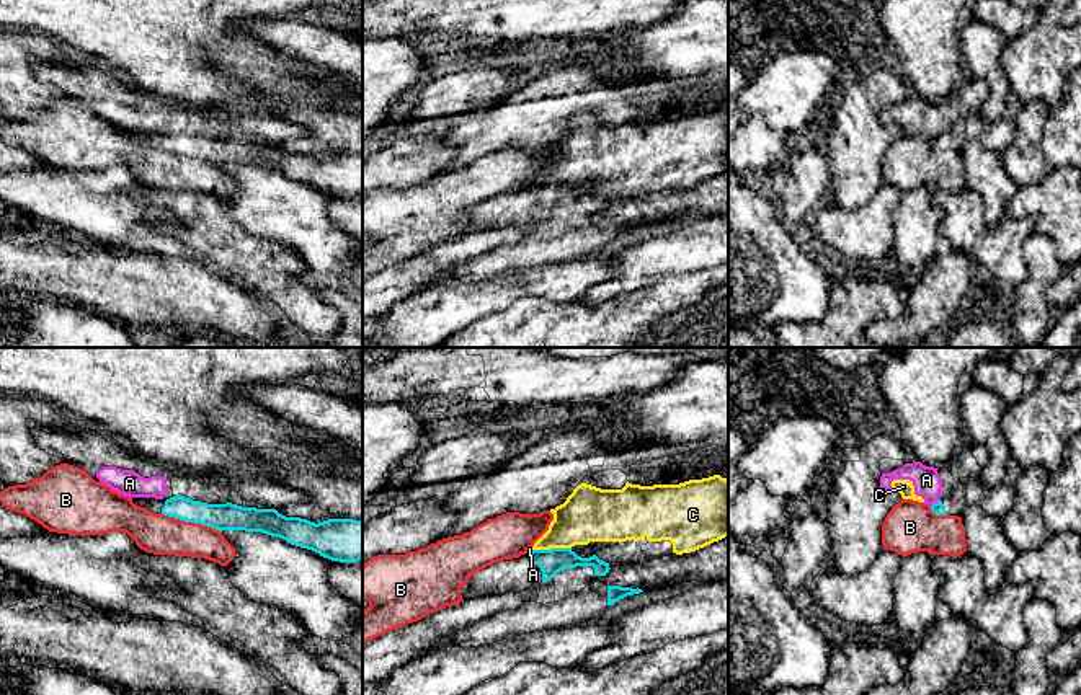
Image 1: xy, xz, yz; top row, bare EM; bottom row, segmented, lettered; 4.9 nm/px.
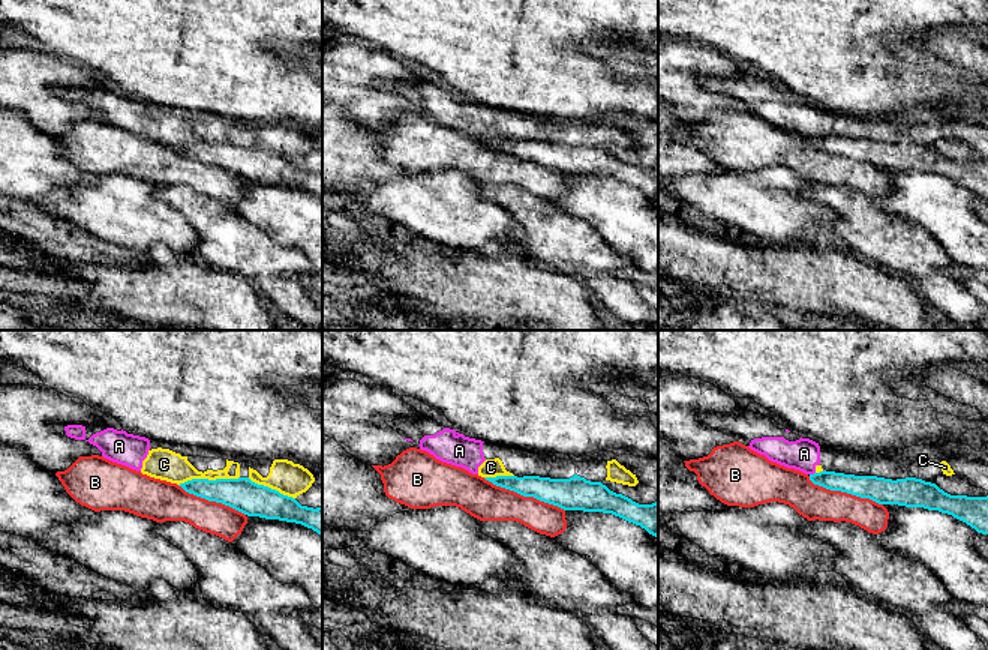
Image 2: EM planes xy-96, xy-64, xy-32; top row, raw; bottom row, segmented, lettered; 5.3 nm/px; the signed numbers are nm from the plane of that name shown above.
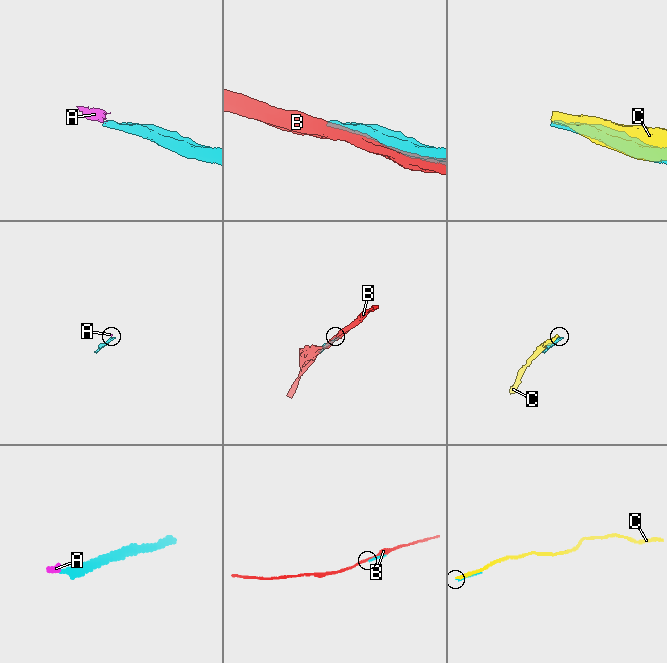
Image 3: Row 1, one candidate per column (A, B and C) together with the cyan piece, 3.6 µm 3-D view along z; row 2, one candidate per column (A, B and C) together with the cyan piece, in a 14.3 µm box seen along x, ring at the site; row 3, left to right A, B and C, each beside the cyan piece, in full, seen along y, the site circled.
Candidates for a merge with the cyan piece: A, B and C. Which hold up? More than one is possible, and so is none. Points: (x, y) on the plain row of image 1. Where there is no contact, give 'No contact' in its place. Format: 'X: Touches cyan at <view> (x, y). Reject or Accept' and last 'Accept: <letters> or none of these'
A: Touches cyan at yz (936, 137). Reject
B: Touches cyan at xy (191, 155). Reject
C: Touches cyan at xz (551, 183). Reject
Accept: none of these

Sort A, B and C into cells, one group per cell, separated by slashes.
A C / B

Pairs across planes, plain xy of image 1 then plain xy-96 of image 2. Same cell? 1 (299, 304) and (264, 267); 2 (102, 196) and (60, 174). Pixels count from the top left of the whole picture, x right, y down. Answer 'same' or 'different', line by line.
1: same
2: different

